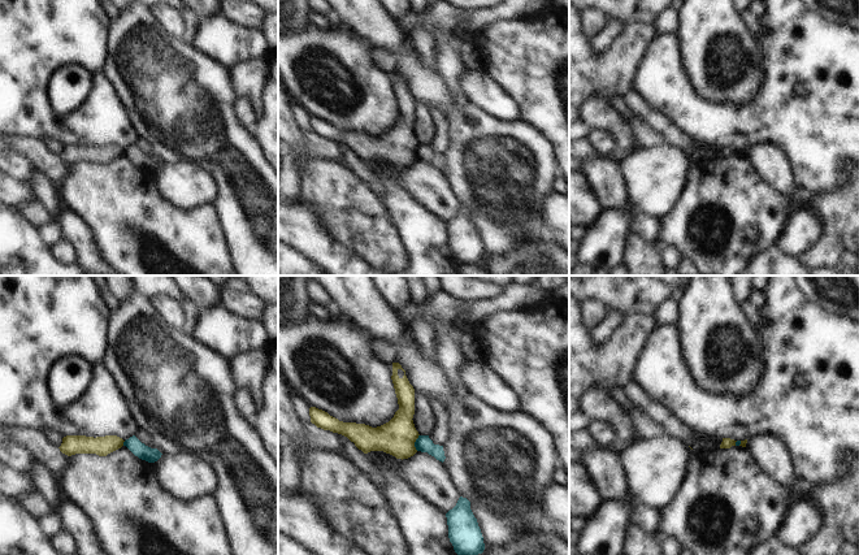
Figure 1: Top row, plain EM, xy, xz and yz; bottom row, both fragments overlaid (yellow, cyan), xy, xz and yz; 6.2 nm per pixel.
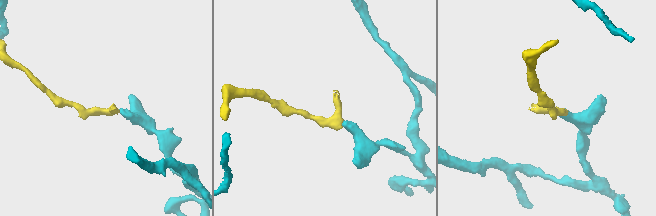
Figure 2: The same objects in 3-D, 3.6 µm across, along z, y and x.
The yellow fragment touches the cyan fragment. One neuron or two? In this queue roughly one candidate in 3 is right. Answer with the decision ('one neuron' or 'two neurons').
two neurons

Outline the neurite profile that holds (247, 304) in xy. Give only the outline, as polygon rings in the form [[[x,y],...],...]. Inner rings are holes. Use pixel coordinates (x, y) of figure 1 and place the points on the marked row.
[[[222,287],[220,294],[220,307],[242,316],[250,321],[260,321],[268,304],[252,291],[237,292]]]

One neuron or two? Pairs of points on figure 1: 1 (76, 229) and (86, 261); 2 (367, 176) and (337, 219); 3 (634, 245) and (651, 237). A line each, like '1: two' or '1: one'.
1: one
2: two
3: two

